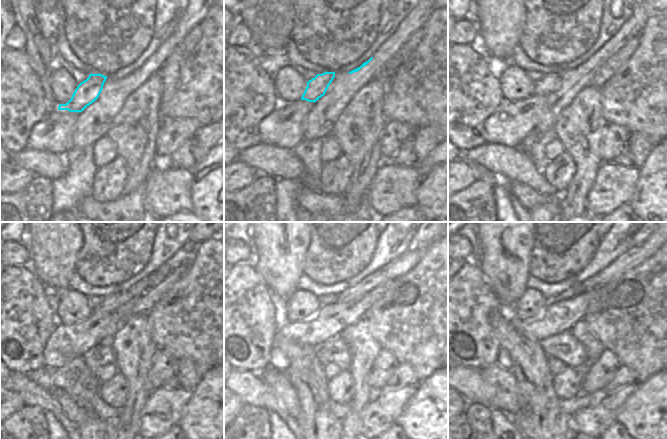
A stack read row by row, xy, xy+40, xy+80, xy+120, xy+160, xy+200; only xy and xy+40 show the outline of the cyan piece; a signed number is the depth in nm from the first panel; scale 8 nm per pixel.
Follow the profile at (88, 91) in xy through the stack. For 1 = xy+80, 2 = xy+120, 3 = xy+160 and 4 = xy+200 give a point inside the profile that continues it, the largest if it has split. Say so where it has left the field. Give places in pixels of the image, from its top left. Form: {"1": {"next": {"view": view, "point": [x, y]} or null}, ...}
{"1": {"next": {"view": "xy+80", "point": [549, 83]}}, "2": {"next": {"view": "xy+120", "point": [112, 303]}}, "3": {"next": {"view": "xy+160", "point": [402, 265]}}, "4": {"next": {"view": "xy+200", "point": [635, 255]}}}

